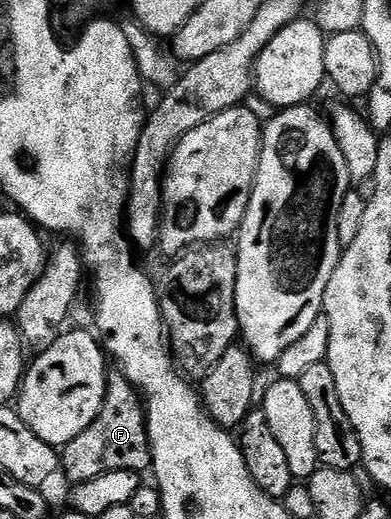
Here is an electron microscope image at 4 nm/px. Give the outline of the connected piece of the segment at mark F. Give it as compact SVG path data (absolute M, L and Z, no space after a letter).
M111 373L107 376L107 391L103 397L97 417L85 433L73 437L67 446L61 451L61 475L62 478L71 479L72 484L84 483L93 477L101 477L105 473L114 471L133 471L136 473L146 472L151 466L151 446L147 441L147 418L145 407L141 397L128 379L118 373Z

